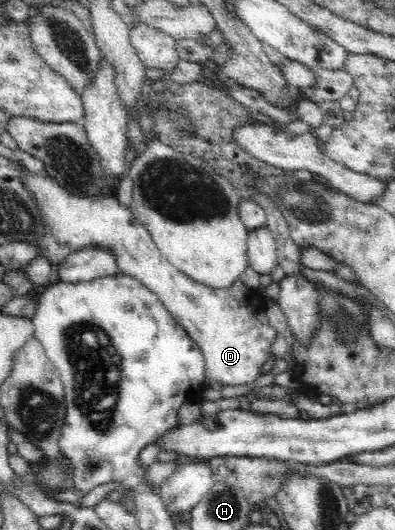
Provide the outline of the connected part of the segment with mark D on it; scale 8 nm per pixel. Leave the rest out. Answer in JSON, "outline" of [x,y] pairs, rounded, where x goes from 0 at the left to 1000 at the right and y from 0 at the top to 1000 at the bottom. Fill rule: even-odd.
{"outline":[[[66,319],[68,330],[53,340],[73,366],[96,387],[101,404],[119,419],[119,440],[104,445],[91,462],[96,479],[114,483],[134,498],[162,491],[187,472],[213,464],[261,464],[276,468],[296,487],[304,517],[337,521],[405,564],[418,583],[466,617],[476,634],[504,649],[519,679],[519,713],[527,721],[547,719],[559,728],[620,726],[643,721],[658,696],[684,675],[689,647],[699,625],[673,598],[673,562],[663,562],[651,545],[628,543],[603,526],[582,543],[537,545],[516,536],[491,532],[481,523],[435,502],[397,466],[380,436],[334,404],[334,398],[309,387],[284,366],[266,364],[233,374],[182,366],[152,353],[116,326],[86,328]]]}

